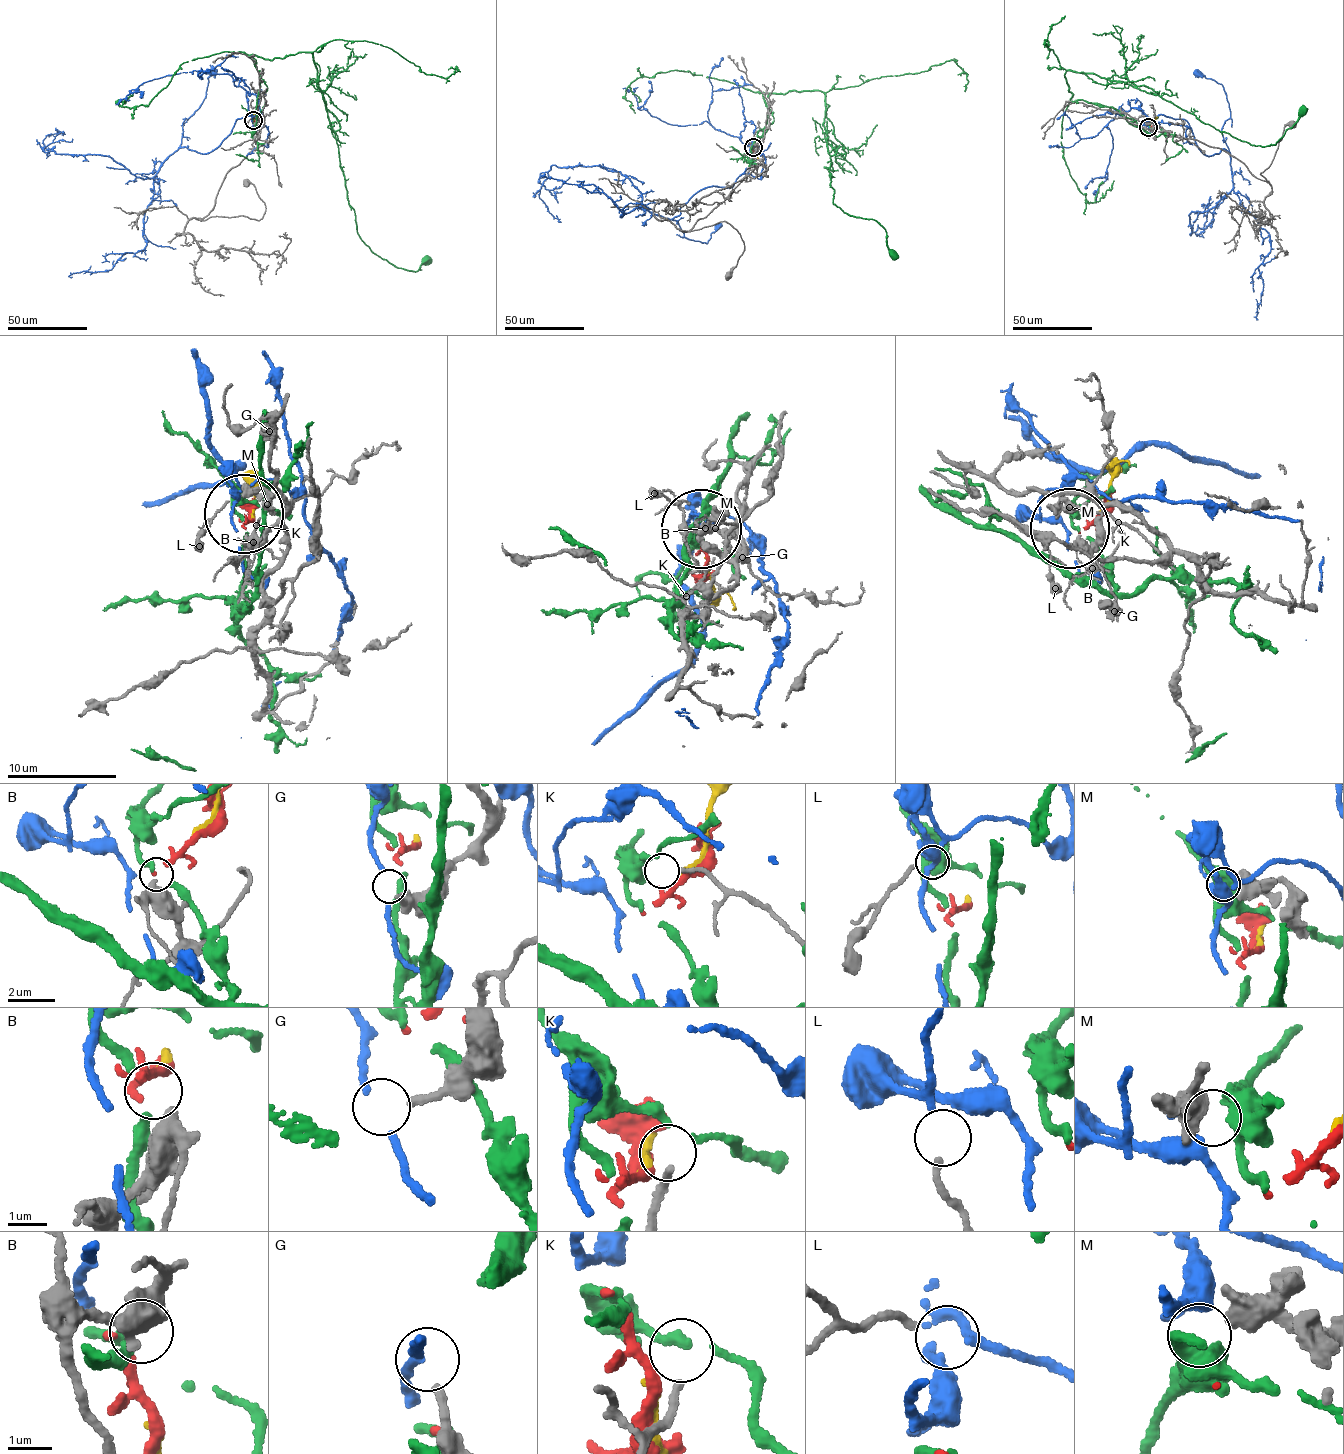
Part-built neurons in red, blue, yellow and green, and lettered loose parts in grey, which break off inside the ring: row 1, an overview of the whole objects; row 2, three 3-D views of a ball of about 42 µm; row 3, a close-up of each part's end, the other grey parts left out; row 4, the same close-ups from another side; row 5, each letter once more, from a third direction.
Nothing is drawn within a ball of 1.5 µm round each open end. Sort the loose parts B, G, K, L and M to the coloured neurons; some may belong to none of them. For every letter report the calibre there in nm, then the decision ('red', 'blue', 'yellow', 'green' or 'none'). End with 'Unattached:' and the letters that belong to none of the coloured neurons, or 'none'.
B: 360 nm | red
G: 190 nm | none
K: 150 nm | none
L: 160 nm | blue
M: 600 nm | none
Unattached: G, K, M

